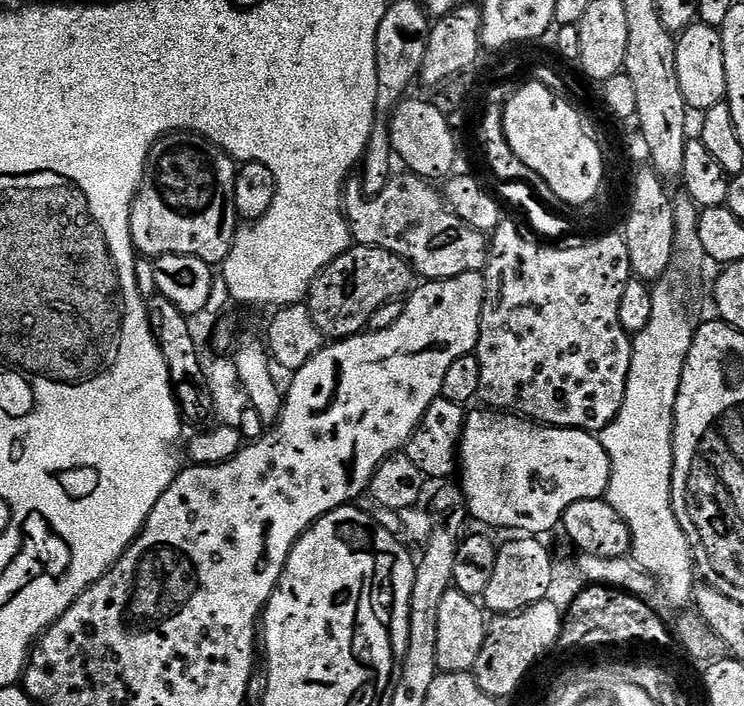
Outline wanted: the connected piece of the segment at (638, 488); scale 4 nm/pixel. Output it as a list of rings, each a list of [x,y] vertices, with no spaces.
[[[677,195],[674,200],[674,222],[676,223],[676,251],[663,280],[655,281],[651,289],[652,305],[650,318],[632,341],[632,357],[630,370],[626,378],[624,401],[616,417],[599,433],[602,446],[610,458],[612,473],[608,482],[606,499],[614,510],[624,519],[630,537],[630,556],[636,567],[648,573],[658,585],[658,592],[672,604],[684,604],[693,599],[694,565],[692,551],[688,548],[688,539],[678,526],[678,518],[672,509],[672,421],[676,409],[678,386],[682,378],[682,370],[686,358],[690,354],[692,339],[697,325],[692,324],[692,308],[688,303],[696,296],[696,283],[699,282],[699,272],[706,265],[706,257],[702,250],[702,242],[698,239],[698,218],[701,209],[696,207],[687,195]]]

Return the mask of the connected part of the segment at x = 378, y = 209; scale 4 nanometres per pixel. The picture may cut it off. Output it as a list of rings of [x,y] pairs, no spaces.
[[[415,174],[393,175],[376,196],[347,197],[342,211],[357,245],[381,248],[401,256],[413,273],[425,281],[445,280],[467,272],[483,272],[488,264],[489,237],[474,230],[448,207],[429,181]]]

